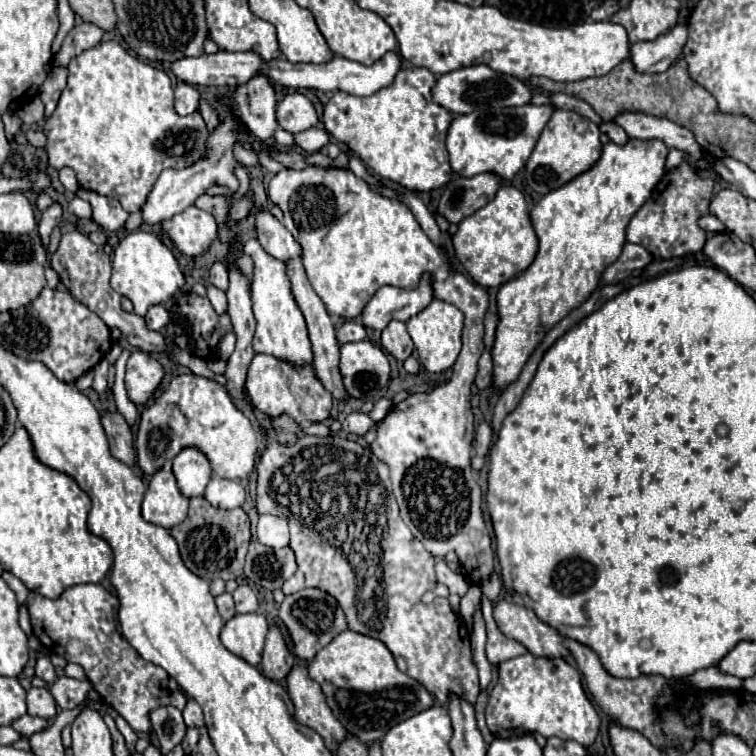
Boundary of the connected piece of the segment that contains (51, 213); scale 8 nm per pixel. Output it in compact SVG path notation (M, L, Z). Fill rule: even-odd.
M55 201L51 207L47 207L47 209L43 211L41 221L39 221L39 235L41 235L41 239L43 239L45 245L49 243L49 233L53 231L53 227L59 225L61 213L63 213L63 209L61 209L61 205L59 205L57 201Z

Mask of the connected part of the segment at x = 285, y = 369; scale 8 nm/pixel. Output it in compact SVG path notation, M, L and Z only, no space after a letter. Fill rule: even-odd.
M255 355L249 369L247 369L247 381L245 387L255 403L255 407L265 415L291 415L297 423L303 421L325 421L329 417L329 391L321 385L321 381L315 375L313 365L297 367L289 361L279 361L271 355Z

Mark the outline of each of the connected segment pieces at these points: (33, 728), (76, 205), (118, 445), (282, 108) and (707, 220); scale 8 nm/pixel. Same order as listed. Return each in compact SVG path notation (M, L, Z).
M23 715L23 717L19 717L11 727L13 727L19 735L23 735L23 737L31 737L33 733L37 733L37 731L45 729L45 725L47 725L47 721L45 721L45 719L41 719L41 717Z
M75 197L73 203L69 203L69 213L75 215L75 217L79 217L79 219L83 219L83 217L89 219L91 217L91 205L87 201Z
M105 413L101 417L105 435L109 439L109 447L115 459L127 463L127 465L135 465L135 447L133 447L133 435L129 425L125 423L123 417L119 417L117 413Z
M289 93L277 105L277 121L289 133L301 133L317 125L317 111L313 103L301 93Z
M703 215L703 217L699 217L699 227L705 229L705 231L711 231L711 233L725 229L725 225L723 225L717 217L713 217L713 215Z

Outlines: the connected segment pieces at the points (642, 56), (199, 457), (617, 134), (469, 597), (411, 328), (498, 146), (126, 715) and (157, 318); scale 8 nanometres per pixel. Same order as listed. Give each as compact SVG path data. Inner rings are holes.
M675 25L669 33L659 35L655 41L633 43L629 57L639 73L661 73L667 71L683 51L688 39L688 27Z
M195 447L181 449L173 457L173 473L177 477L177 485L185 497L199 497L209 479L211 479L211 465L207 457Z
M603 123L599 129L601 129L603 133L607 133L607 135L609 135L609 139L611 139L613 143L617 143L617 145L625 145L625 143L629 141L629 137L627 137L625 129L623 129L623 127L619 127L617 123Z
M471 585L471 589L467 591L467 595L461 599L461 609L459 615L463 617L465 623L471 621L471 613L475 607L479 607L479 597L481 597L481 589L477 585Z
M433 299L421 313L413 315L409 321L407 321L407 331L415 343L415 349L417 349L417 355L421 365L431 371L431 373L441 373L445 369L449 369L459 351L461 351L461 331L463 331L463 313L451 305L451 303L445 303L445 301L439 301L439 299Z
M521 105L521 107L503 107L495 113L467 113L451 121L447 129L447 153L451 169L463 177L473 177L479 173L493 171L503 179L513 179L515 173L527 163L531 151L547 125L553 113L551 105Z
M87 583L87 585L73 585L67 587L57 599L47 599L35 591L29 593L27 599L31 625L35 637L47 647L51 653L65 657L67 661L79 663L95 691L101 695L101 701L109 703L135 731L151 731L149 723L149 711L161 707L161 705L175 705L177 709L183 709L183 717L187 727L203 727L203 711L197 705L195 699L187 699L181 691L169 691L167 687L167 671L163 667L157 667L149 661L145 661L121 635L117 611L119 611L119 599L109 593L99 583ZM71 639L77 639L87 645L87 651L79 655L67 653L67 643Z
M153 305L147 315L145 315L145 321L147 321L147 327L153 329L153 331L161 331L163 327L167 327L171 323L171 315L169 311L163 307L163 305Z

